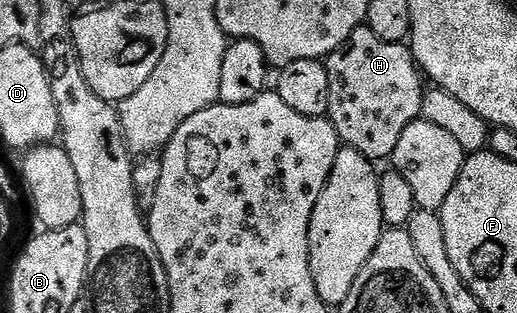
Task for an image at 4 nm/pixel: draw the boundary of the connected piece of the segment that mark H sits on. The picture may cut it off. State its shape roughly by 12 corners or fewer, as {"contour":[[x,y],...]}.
{"contour":[[361,27],[326,58],[333,134],[387,162],[421,116],[412,50]]}

